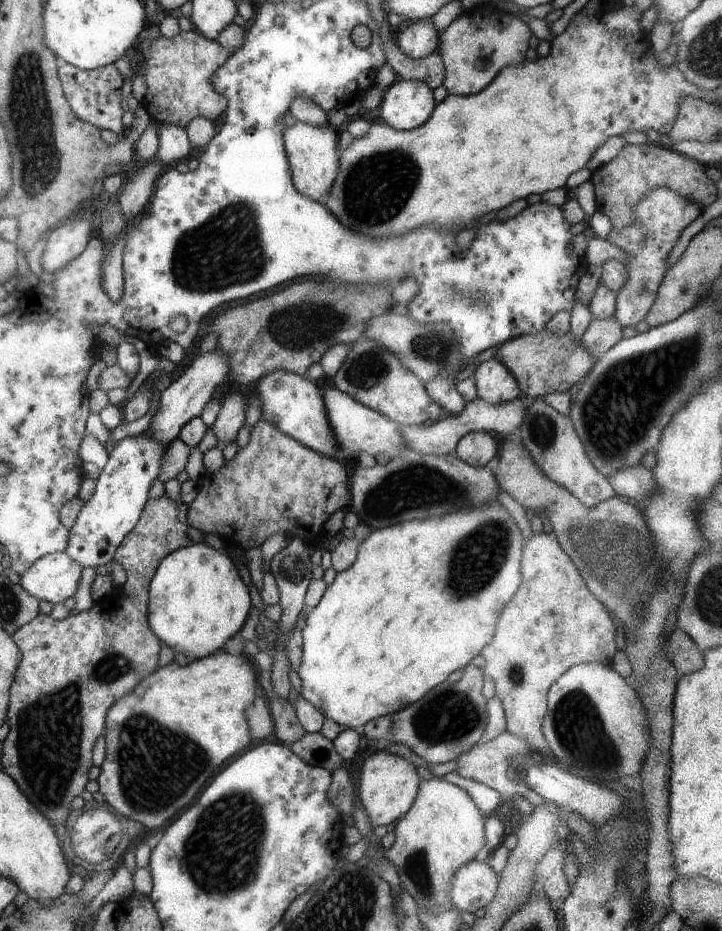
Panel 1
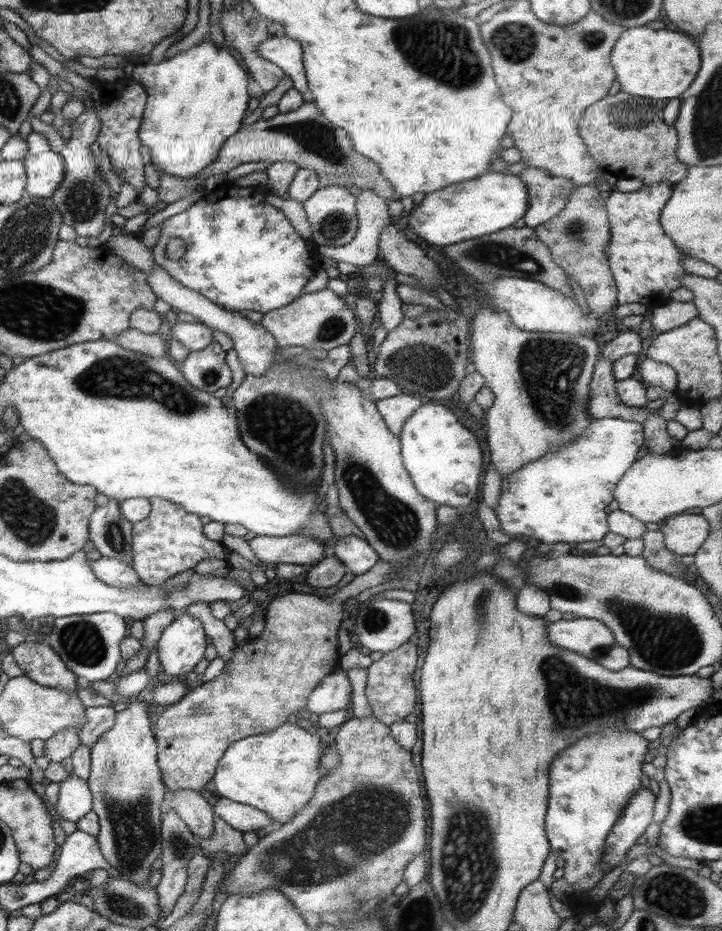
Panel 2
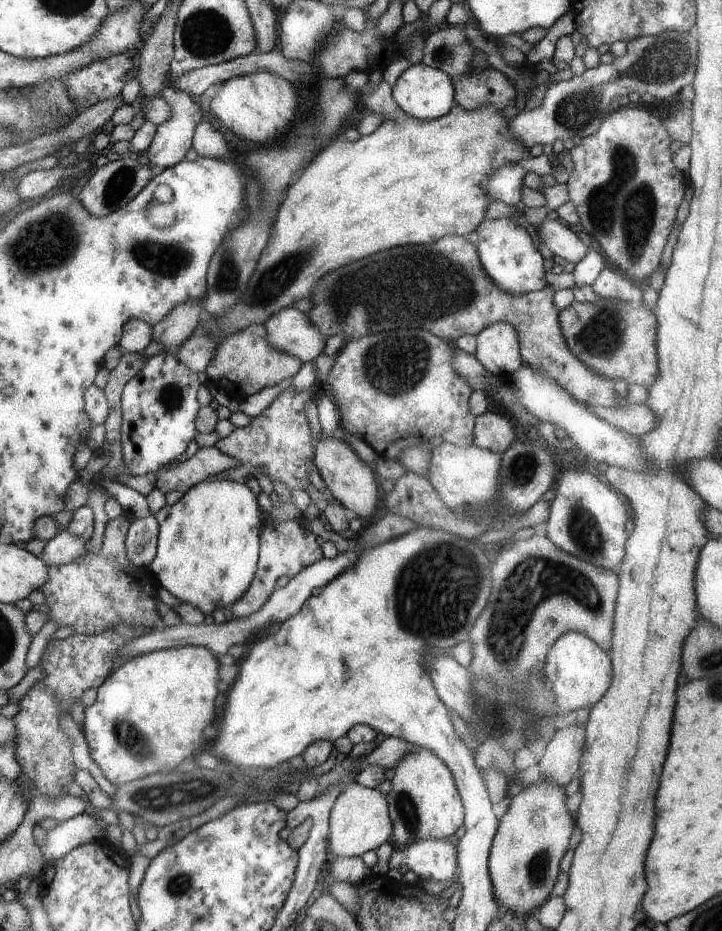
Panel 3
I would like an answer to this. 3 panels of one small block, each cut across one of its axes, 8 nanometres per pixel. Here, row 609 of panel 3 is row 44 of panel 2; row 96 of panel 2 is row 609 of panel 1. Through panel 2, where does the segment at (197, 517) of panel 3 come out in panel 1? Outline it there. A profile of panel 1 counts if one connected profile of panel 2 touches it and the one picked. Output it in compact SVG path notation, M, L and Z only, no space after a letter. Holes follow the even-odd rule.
M189 543L184 547L181 546L176 548L174 551L171 551L169 554L166 554L157 565L153 576L148 584L148 601L146 604L146 619L151 629L151 632L155 634L155 636L171 648L172 651L176 653L181 652L184 655L188 656L190 660L200 659L201 657L206 657L208 654L214 653L215 651L219 651L223 646L223 643L231 638L240 628L243 626L245 619L248 615L248 610L250 608L250 600L248 588L246 588L245 584L243 584L243 580L239 577L237 573L237 568L235 567L235 562L231 560L231 557L227 557L227 555L223 550L213 549L207 543Z

